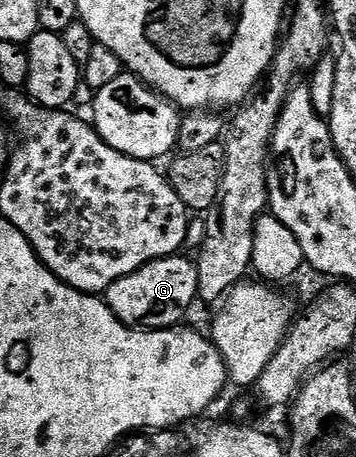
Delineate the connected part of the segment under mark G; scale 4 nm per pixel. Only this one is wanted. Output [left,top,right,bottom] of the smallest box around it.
[104,254,198,330]

